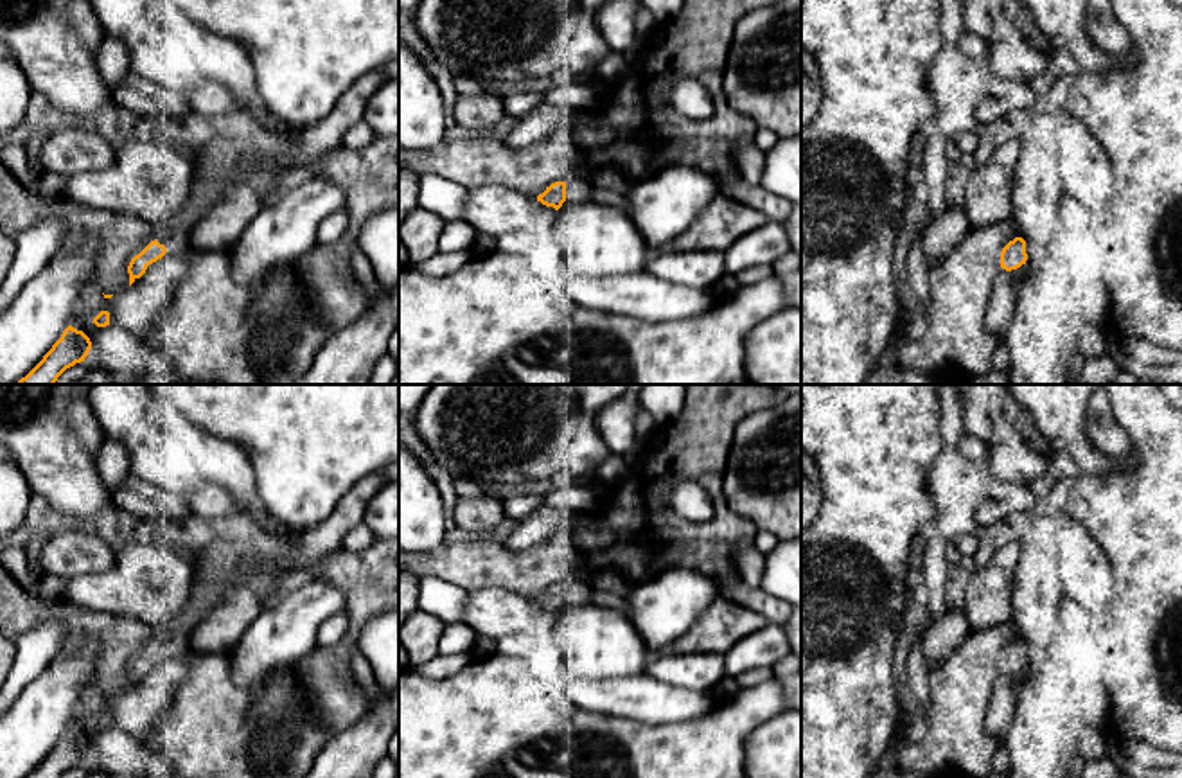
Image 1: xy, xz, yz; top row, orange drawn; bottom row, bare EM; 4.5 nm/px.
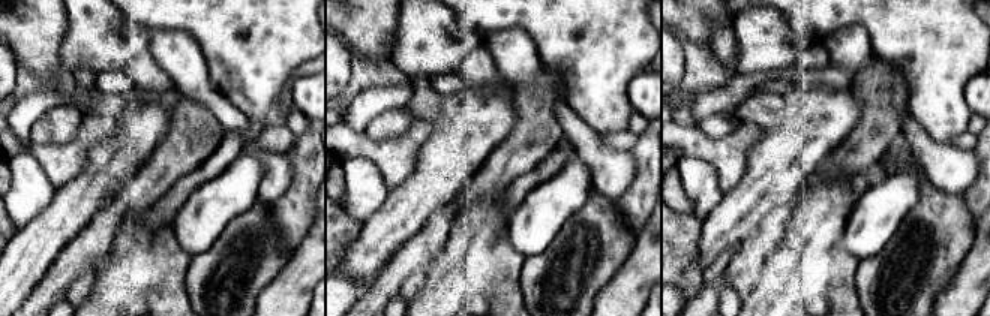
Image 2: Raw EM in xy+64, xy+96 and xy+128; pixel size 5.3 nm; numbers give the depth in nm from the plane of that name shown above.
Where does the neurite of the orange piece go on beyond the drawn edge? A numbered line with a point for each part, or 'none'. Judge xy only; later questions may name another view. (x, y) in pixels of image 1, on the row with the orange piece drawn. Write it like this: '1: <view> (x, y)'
1: xy (221, 159)

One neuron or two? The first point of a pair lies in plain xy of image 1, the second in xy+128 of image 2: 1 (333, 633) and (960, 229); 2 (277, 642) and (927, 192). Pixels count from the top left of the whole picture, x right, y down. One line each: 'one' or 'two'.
1: two
2: two

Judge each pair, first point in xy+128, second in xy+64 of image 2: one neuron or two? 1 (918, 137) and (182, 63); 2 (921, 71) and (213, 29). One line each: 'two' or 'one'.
1: one
2: one

